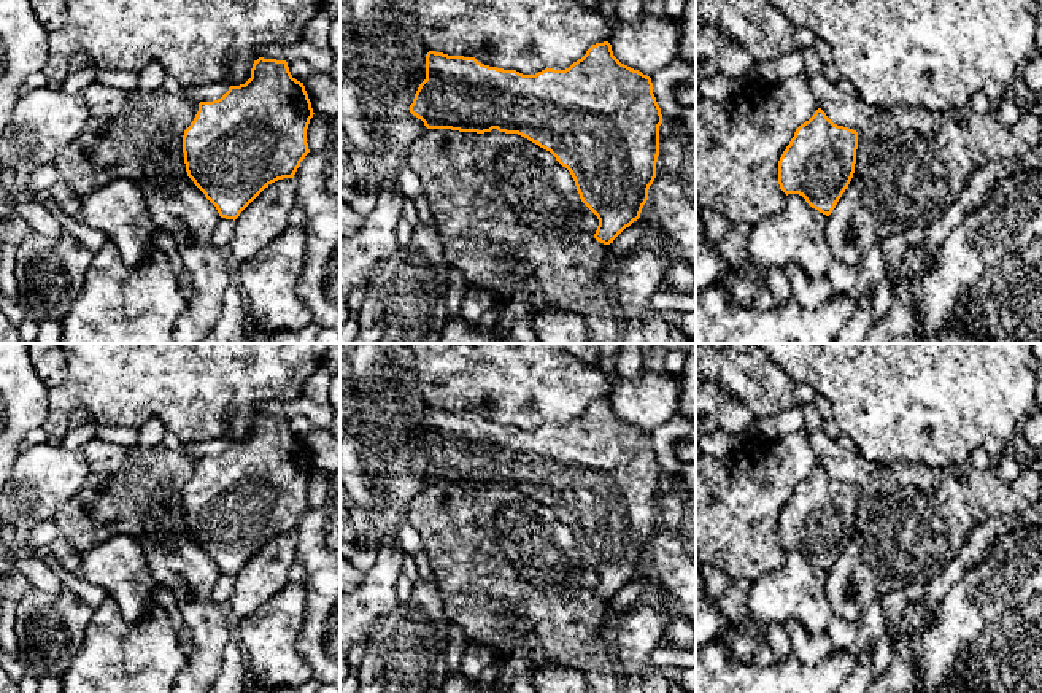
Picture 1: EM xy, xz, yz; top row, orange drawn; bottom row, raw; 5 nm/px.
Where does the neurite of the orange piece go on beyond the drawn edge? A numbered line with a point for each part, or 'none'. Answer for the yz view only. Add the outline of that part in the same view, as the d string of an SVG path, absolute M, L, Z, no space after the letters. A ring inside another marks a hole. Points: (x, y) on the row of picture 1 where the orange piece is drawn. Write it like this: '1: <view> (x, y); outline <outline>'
none

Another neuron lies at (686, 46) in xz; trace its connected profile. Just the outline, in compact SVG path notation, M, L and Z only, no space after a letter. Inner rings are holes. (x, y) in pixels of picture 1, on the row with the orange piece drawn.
M686 0L680 29L678 57L696 67L696 0Z

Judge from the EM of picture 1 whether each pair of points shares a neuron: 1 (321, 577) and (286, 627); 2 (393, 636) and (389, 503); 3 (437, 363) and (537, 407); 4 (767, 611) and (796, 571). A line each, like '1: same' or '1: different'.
1: different
2: different
3: same
4: same

